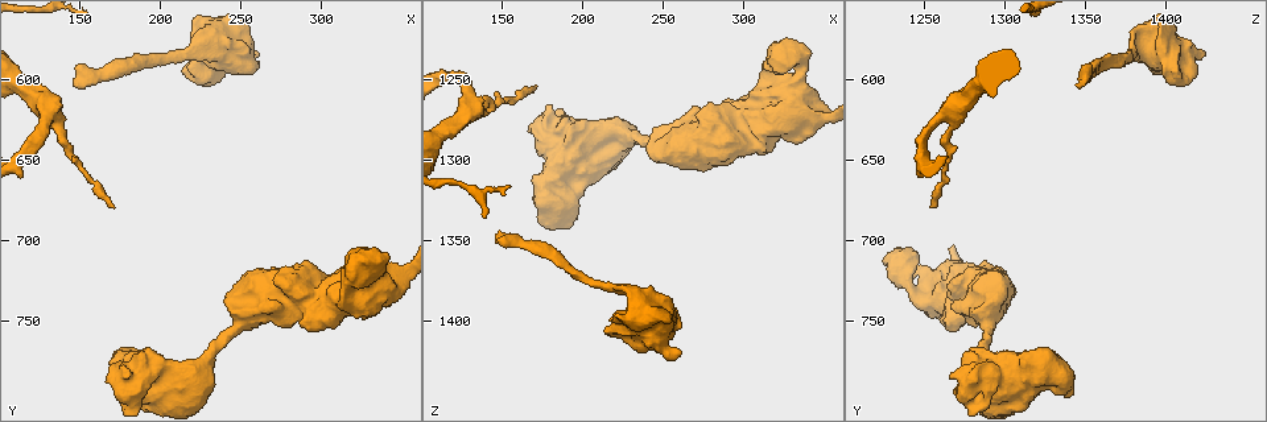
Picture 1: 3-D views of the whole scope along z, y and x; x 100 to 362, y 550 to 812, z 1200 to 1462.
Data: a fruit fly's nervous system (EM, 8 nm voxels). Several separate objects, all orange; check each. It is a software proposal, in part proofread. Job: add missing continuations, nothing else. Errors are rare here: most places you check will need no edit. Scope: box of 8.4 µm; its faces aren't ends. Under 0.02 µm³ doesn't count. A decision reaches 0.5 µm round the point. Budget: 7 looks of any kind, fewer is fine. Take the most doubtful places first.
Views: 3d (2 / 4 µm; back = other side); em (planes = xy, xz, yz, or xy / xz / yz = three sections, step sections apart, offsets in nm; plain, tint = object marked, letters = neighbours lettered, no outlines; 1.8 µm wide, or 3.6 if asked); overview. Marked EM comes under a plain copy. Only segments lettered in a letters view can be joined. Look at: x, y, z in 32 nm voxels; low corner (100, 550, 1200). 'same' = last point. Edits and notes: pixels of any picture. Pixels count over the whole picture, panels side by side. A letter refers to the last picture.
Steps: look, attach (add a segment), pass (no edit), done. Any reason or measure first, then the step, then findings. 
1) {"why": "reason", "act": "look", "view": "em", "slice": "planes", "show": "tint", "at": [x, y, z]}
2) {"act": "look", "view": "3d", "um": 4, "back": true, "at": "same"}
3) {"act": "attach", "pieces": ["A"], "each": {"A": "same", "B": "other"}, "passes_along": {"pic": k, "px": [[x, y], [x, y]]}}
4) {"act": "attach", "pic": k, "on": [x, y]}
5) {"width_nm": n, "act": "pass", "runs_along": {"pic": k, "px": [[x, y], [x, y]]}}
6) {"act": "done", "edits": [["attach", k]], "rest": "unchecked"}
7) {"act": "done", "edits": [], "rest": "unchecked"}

{"why": "end of a long branch", "act": "look", "view": "em", "slice": "planes", "show": "letters", "at": [146, 600, 1346]}

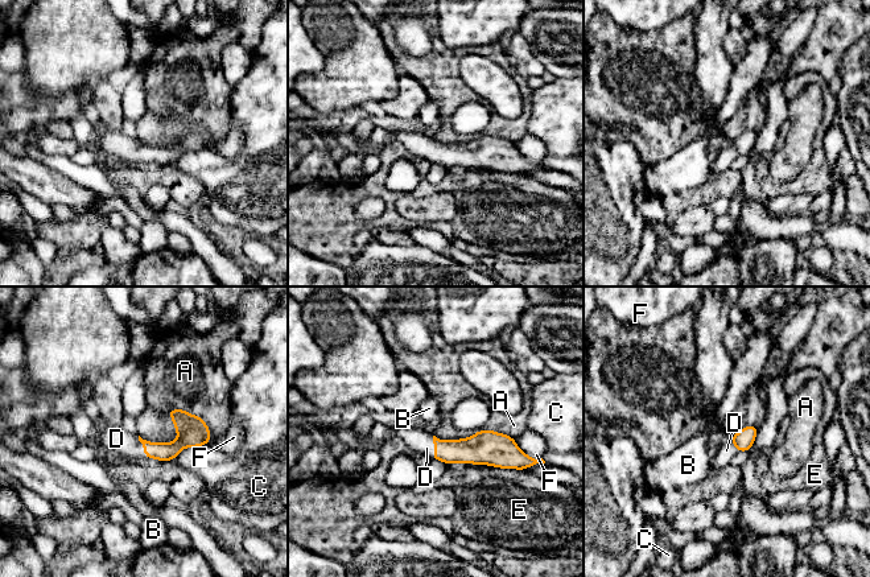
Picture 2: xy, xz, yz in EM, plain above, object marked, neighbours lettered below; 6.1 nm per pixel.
{"act": "attach", "pieces": ["D"], "each": {"A": "other", "B": "other", "C": "other", "D": "same", "E": "other", "F": "other"}, "found": "the neuron continues"}

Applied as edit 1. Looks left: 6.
{"why": "branch stops here", "act": "look", "view": "em", "slice": "xy", "step": 4, "show": "letters", "at": [262, 584, 1422]}

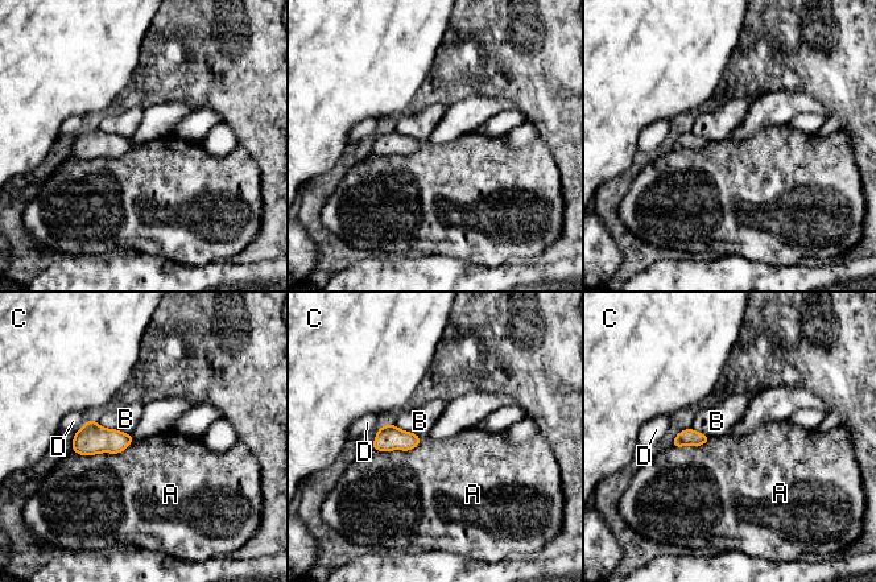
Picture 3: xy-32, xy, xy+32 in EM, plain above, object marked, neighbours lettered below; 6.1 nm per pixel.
{"act": "pass", "each": {"A": "other", "B": "other", "C": "other", "D": "other"}, "border": {"pic": 3, "px": [[133, 438], [118, 453], [73, 452]]}, "found": "no lettered segment goes on from it"}

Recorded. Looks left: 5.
{"why": "sudden change in width", "act": "look", "view": "em", "um": 3.6, "slice": "planes", "show": "tint", "at": [330, 722, 1254]}

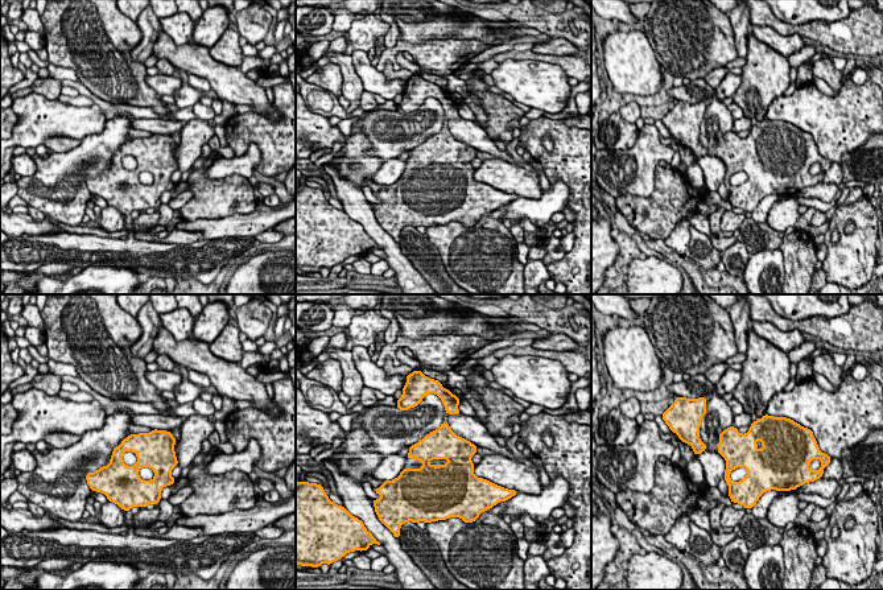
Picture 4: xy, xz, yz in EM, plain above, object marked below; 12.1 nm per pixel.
{"why": "see the neighbours", "act": "look", "view": "em", "um": 3.6, "slice": "planes", "show": "letters", "at": "same"}

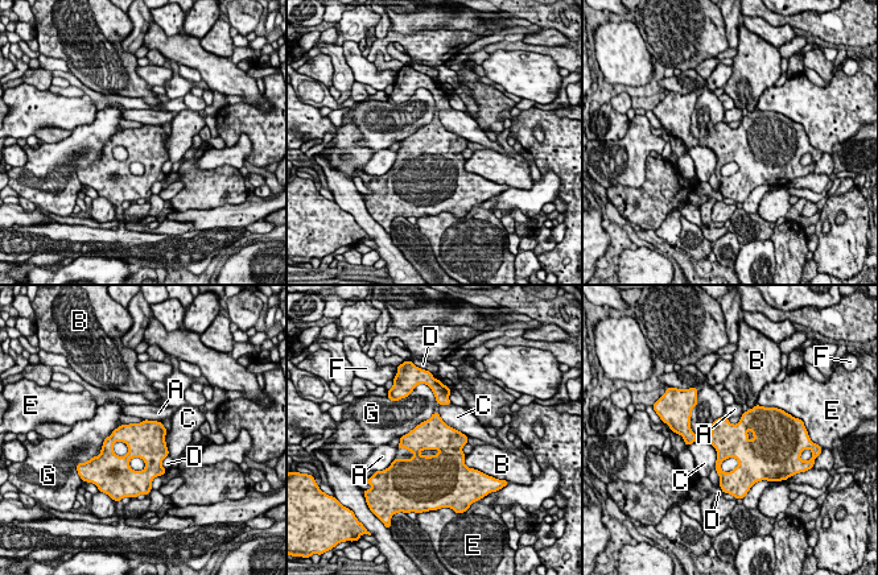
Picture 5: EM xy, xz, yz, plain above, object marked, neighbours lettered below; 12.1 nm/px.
{"width_nm": 440, "act": "pass", "each": {"A": "other", "B": "other", "C": "other", "D": "other", "E": "other", "F": "other", "G": "other"}, "border": {"pic": 5, "px": [[122, 425], [104, 439], [99, 455]]}, "found": "none of them fits"}

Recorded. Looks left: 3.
{"act": "done", "edits": [["attach", 2]], "rest": "unchecked"}

